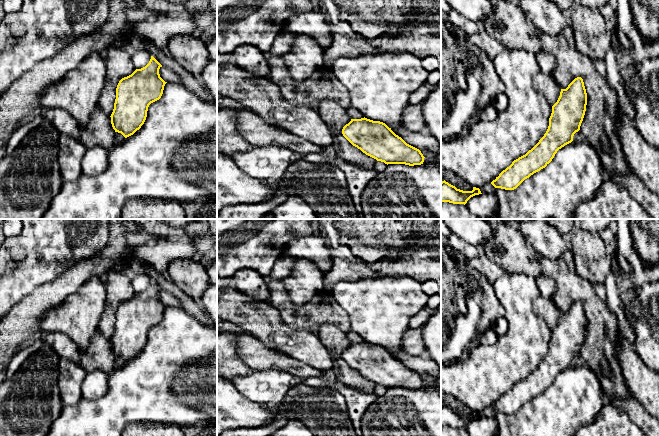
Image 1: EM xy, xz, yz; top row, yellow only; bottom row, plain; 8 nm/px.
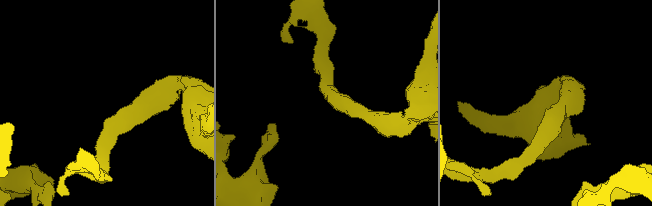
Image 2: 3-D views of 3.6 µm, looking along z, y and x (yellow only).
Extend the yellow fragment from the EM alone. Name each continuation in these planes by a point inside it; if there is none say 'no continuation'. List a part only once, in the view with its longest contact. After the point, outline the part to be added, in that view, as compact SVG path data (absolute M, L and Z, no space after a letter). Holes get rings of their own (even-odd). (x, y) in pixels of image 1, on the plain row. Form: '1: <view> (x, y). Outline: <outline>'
no continuation

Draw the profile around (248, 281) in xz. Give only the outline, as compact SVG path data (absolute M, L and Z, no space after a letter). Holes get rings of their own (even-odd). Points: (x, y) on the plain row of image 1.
M243 269L236 272L233 276L236 283L236 289L251 296L254 300L269 300L269 288L267 280L253 269Z

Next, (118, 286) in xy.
M110 269L102 277L105 280L106 299L99 330L106 339L111 340L119 305L131 299L136 293L131 280L119 270Z

